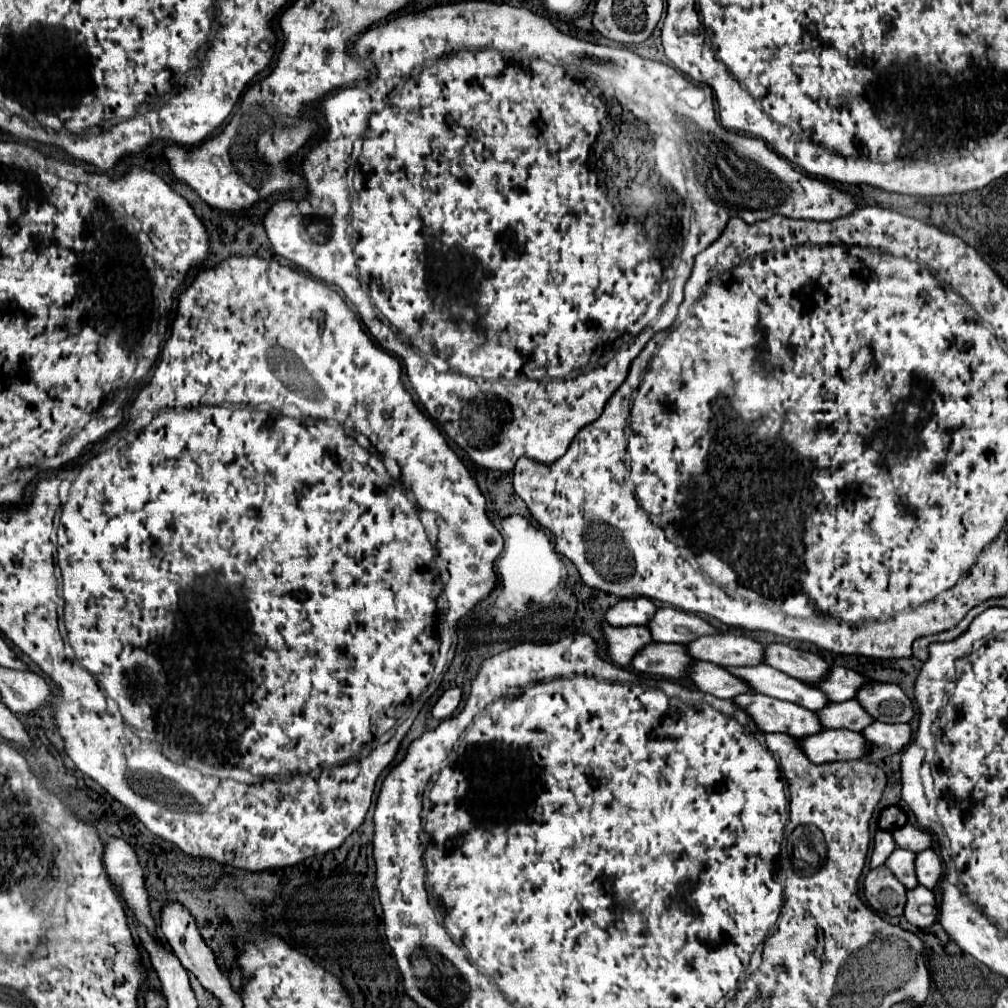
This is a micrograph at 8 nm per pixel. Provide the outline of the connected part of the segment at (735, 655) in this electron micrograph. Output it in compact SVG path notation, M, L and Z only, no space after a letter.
M705 635L685 645L691 659L715 665L755 665L763 661L763 645L743 635Z

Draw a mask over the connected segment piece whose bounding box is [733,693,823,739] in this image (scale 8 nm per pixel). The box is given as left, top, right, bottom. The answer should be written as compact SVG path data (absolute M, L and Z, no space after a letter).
M741 693L733 697L733 703L741 707L763 733L785 733L801 739L823 729L817 715L795 703L783 703L767 695Z

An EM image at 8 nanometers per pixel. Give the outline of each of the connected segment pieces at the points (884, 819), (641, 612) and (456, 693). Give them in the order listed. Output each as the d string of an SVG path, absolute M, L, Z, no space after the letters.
M901 807L883 809L879 815L879 821L877 821L879 829L883 829L883 831L893 831L895 827L903 827L905 823L907 823L907 815L903 813Z
M643 597L637 599L623 599L617 605L613 605L611 609L607 609L605 619L607 623L615 625L615 627L623 627L623 625L645 625L647 619L651 619L651 615L655 615L657 607Z
M459 687L447 689L447 691L439 697L439 701L435 703L435 707L433 707L433 717L439 719L439 721L451 717L451 715L457 711L457 707L459 707L461 697L463 697L463 691L461 691Z

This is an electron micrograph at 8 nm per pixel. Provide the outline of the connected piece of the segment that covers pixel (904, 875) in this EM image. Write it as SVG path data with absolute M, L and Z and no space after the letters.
M895 849L895 851L887 857L887 861L885 861L885 865L891 867L891 873L893 873L907 889L915 889L915 887L919 885L917 879L915 879L915 865L913 865L913 861L915 861L915 853L903 851L903 849Z

